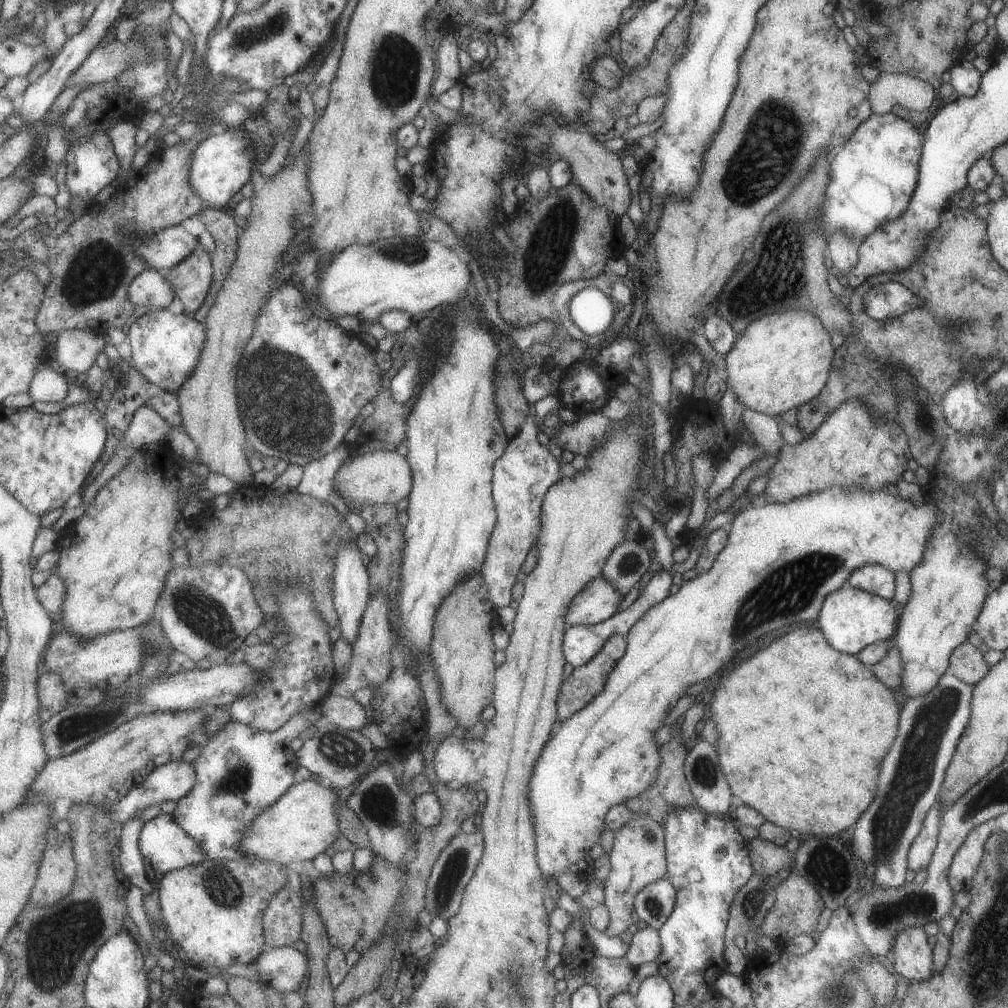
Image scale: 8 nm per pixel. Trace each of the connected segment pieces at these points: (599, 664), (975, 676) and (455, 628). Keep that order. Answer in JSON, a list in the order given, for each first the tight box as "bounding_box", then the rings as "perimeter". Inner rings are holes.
[{"bounding_box":[553,634,627,734],"perimeter":[[[620,634],[610,636],[602,646],[602,650],[592,661],[584,666],[575,668],[572,674],[567,678],[562,688],[562,694],[559,698],[559,714],[556,728],[553,734],[558,734],[562,728],[562,722],[572,718],[578,710],[582,710],[592,702],[596,694],[604,690],[604,684],[614,670],[616,662],[626,654],[627,639]]]},{"bounding_box":[949,640,990,686],"perimeter":[[[968,640],[950,655],[949,666],[954,670],[956,678],[973,686],[990,672],[985,654]]]},{"bounding_box":[433,572,498,728],"perimeter":[[[483,572],[456,586],[438,610],[434,630],[433,654],[442,680],[444,704],[458,718],[460,726],[472,728],[484,718],[484,710],[494,705],[498,664],[495,641],[497,606]]]}]

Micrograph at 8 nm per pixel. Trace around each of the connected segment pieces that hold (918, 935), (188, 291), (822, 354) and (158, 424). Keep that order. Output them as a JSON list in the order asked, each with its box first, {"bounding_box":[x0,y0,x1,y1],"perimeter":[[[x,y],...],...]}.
[{"bounding_box":[889,926,934,982],"perimeter":[[[912,926],[894,938],[889,957],[895,971],[909,982],[923,982],[934,974],[934,955],[928,937],[922,926]]]},{"bounding_box":[166,245,214,316],"perimeter":[[[201,245],[190,258],[186,258],[181,265],[174,266],[166,278],[174,285],[186,312],[194,316],[205,305],[214,286],[213,254],[209,254],[204,245]]]},{"bounding_box":[724,308,834,417],"perimeter":[[[800,308],[774,312],[747,326],[744,334],[735,340],[732,350],[724,355],[727,369],[725,382],[728,382],[728,386],[734,390],[746,409],[758,410],[760,414],[771,417],[783,415],[805,402],[810,402],[824,390],[832,370],[834,351],[831,333],[816,314]]]},{"bounding_box":[121,405,176,450],"perimeter":[[[144,405],[136,413],[126,440],[122,440],[121,449],[140,450],[147,444],[166,439],[172,430],[176,430],[174,424],[170,424],[152,405]]]}]

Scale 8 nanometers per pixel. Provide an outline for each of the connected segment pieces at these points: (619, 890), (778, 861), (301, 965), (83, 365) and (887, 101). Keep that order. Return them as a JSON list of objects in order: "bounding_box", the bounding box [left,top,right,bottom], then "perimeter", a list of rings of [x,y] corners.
[{"bounding_box":[604,816,667,936],"perimeter":[[[634,816],[634,818],[624,824],[620,830],[616,830],[614,836],[614,846],[609,852],[611,870],[605,881],[605,905],[609,907],[610,925],[607,930],[604,930],[606,936],[619,936],[628,930],[632,924],[636,924],[638,928],[642,928],[642,919],[634,918],[634,908],[636,908],[637,894],[643,888],[646,888],[650,883],[660,879],[667,878],[667,860],[665,846],[665,830],[663,824],[646,818],[646,816]]]},{"bounding_box":[747,837,795,876],"perimeter":[[[757,837],[747,843],[754,872],[767,876],[786,873],[795,866],[790,850]]]},{"bounding_box":[257,947,311,995],"perimeter":[[[294,947],[268,949],[257,960],[257,964],[260,980],[272,985],[284,995],[298,992],[304,978],[311,974],[309,955]]]},{"bounding_box":[55,328,109,376],"perimeter":[[[92,328],[61,331],[55,364],[71,376],[80,372],[89,373],[96,366],[98,356],[106,353],[109,343],[104,337]]]},{"bounding_box":[870,73,938,115],"perimeter":[[[880,73],[870,83],[872,113],[883,115],[899,106],[913,111],[926,110],[938,93],[931,84],[896,73]]]}]

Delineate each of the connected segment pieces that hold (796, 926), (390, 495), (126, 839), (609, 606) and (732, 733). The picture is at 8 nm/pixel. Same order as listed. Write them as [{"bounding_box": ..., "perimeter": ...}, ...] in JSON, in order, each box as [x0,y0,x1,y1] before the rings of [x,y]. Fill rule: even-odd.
[{"bounding_box":[761,870,826,944],"perimeter":[[[796,870],[790,871],[782,882],[774,888],[775,902],[770,908],[768,914],[764,917],[761,931],[764,935],[778,943],[786,944],[800,934],[811,935],[816,930],[818,917],[822,910],[826,907],[822,896],[818,894],[818,890],[802,876],[798,875]]]},{"bounding_box":[336,451,415,505],"perimeter":[[[374,451],[359,453],[344,464],[336,476],[337,494],[344,499],[354,500],[358,505],[363,504],[395,504],[411,497],[415,487],[414,468],[408,456],[397,451]]]},{"bounding_box":[121,813,160,898],"perimeter":[[[142,813],[136,818],[128,820],[125,824],[122,839],[121,863],[125,874],[131,878],[131,882],[144,890],[145,898],[159,892],[160,886],[152,884],[152,880],[146,874],[146,859],[141,847],[141,836],[146,826],[142,822]]]},{"bounding_box":[566,576,623,627],"perimeter":[[[604,576],[595,578],[578,593],[573,606],[570,606],[566,622],[569,627],[604,622],[618,612],[623,599],[622,594]]]},{"bounding_box":[708,624,901,837],"perimeter":[[[801,624],[795,626],[796,630],[776,638],[774,642],[770,642],[766,648],[758,650],[754,656],[750,656],[748,660],[740,662],[738,666],[734,666],[726,676],[722,676],[718,686],[718,690],[712,694],[714,700],[710,700],[708,706],[708,717],[716,722],[716,730],[718,730],[718,742],[716,742],[716,752],[718,752],[718,760],[722,766],[722,772],[728,778],[728,786],[732,788],[734,797],[737,801],[752,806],[754,810],[758,810],[766,821],[770,821],[776,826],[790,830],[798,830],[809,837],[817,836],[834,836],[846,828],[850,828],[860,814],[868,808],[868,804],[876,798],[876,780],[878,780],[878,772],[880,772],[880,762],[886,756],[888,748],[894,744],[899,727],[899,714],[901,711],[901,698],[897,691],[888,688],[884,682],[880,682],[878,678],[874,678],[871,667],[864,664],[857,655],[850,655],[844,652],[838,652],[836,648],[832,648],[824,636],[824,632],[815,624]]]}]

